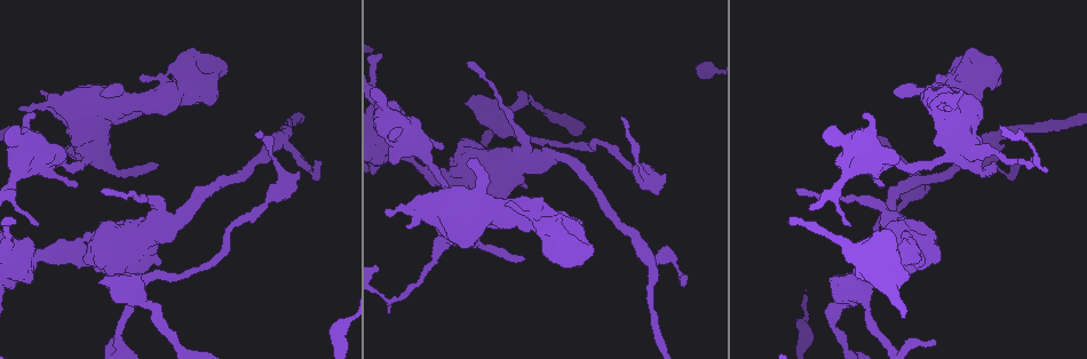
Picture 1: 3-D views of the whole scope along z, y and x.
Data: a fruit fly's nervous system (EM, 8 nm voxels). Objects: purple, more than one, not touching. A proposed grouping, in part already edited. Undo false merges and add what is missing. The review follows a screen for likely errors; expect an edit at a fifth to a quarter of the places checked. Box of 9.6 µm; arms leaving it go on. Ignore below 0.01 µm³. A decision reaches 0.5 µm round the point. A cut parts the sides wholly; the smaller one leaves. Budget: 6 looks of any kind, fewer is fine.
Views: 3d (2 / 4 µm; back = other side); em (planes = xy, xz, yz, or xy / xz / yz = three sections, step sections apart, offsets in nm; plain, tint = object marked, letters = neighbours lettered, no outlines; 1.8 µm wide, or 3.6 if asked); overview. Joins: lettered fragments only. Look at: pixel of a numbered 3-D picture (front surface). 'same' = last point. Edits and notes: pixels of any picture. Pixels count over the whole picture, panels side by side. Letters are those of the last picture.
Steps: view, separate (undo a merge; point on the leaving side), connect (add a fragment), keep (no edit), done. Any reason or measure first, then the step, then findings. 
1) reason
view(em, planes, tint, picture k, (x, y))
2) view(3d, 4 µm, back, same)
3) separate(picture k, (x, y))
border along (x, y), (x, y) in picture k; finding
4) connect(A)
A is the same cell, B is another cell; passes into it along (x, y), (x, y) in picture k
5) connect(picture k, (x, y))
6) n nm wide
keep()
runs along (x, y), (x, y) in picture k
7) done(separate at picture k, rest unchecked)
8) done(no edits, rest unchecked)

small branch off a trunk
view(em, 3.6 µm, planes, tint, picture 1, (84, 253))

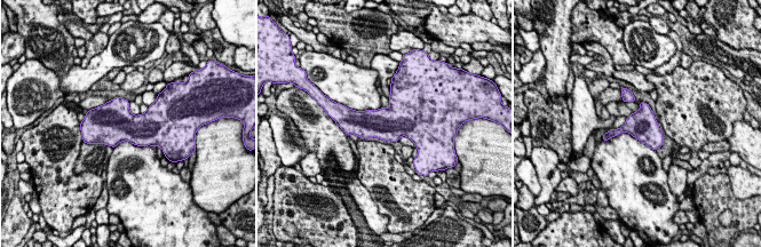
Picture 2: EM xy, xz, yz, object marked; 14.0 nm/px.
what lies round it
view(em, 3.6 µm, planes, letters, same)

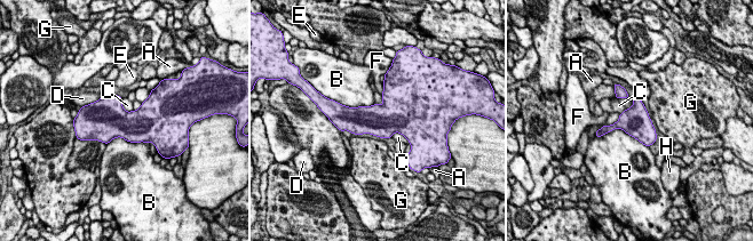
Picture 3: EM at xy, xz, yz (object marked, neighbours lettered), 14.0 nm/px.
keep()
A, B, C, D, E, F, G and H are other cells; border along (391, 134), (399, 133), (409, 142) in picture 3; continuous, no second cell

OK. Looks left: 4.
view(em, 3.6 µm, yz, step 16, tint, picture 1, (129, 106))

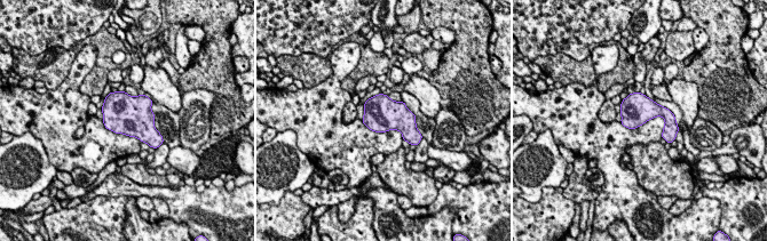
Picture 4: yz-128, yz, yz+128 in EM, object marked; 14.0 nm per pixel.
view(em, 3.6 µm, xz, step 4, letters, same)

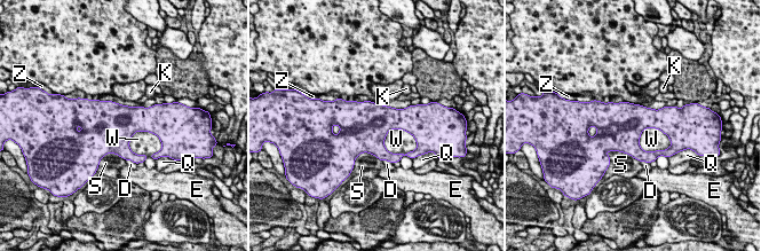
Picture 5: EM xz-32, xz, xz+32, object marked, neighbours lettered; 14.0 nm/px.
600 nm wide
keep()
D, E, K, Q, S, W and Z are other cells; border along (670, 138), (644, 128), (637, 142) in picture 5; continuous, no second cell

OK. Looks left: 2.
tapers out
view(3d, 4 µm, picture 1, (320, 162))

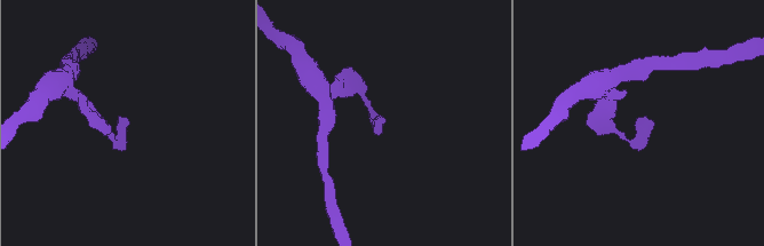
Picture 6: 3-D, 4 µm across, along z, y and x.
view(em, planes, letters, picture 6, (126, 119))

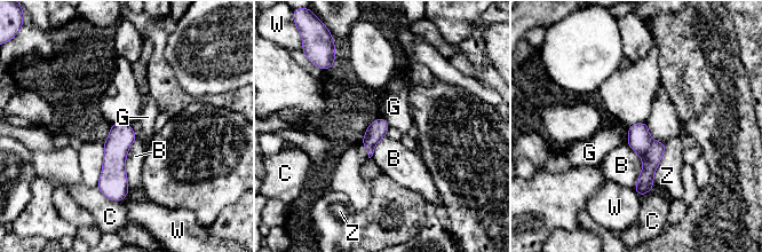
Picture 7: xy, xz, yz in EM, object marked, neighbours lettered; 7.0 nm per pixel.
B touches over 360 nm
keep()
B, C, G, W and Z are other cells; runs along (643, 125), (648, 173), (641, 191) in picture 7; none of them fits

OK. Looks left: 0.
done(no edits, rest unchecked)

